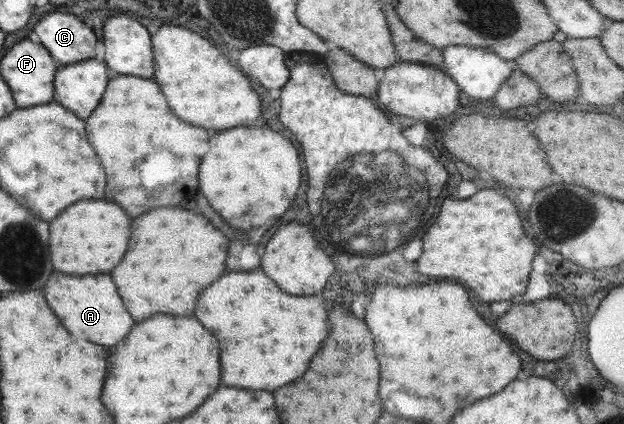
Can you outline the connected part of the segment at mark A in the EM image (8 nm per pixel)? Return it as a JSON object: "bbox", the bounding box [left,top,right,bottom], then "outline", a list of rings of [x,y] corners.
{"bbox":[44,273,134,345],"outline":[[[52,273],[44,285],[44,297],[48,307],[54,311],[58,321],[66,331],[76,335],[78,339],[86,339],[98,345],[114,345],[124,339],[134,325],[130,315],[124,311],[124,305],[116,293],[114,283],[108,275],[62,275]]]}

